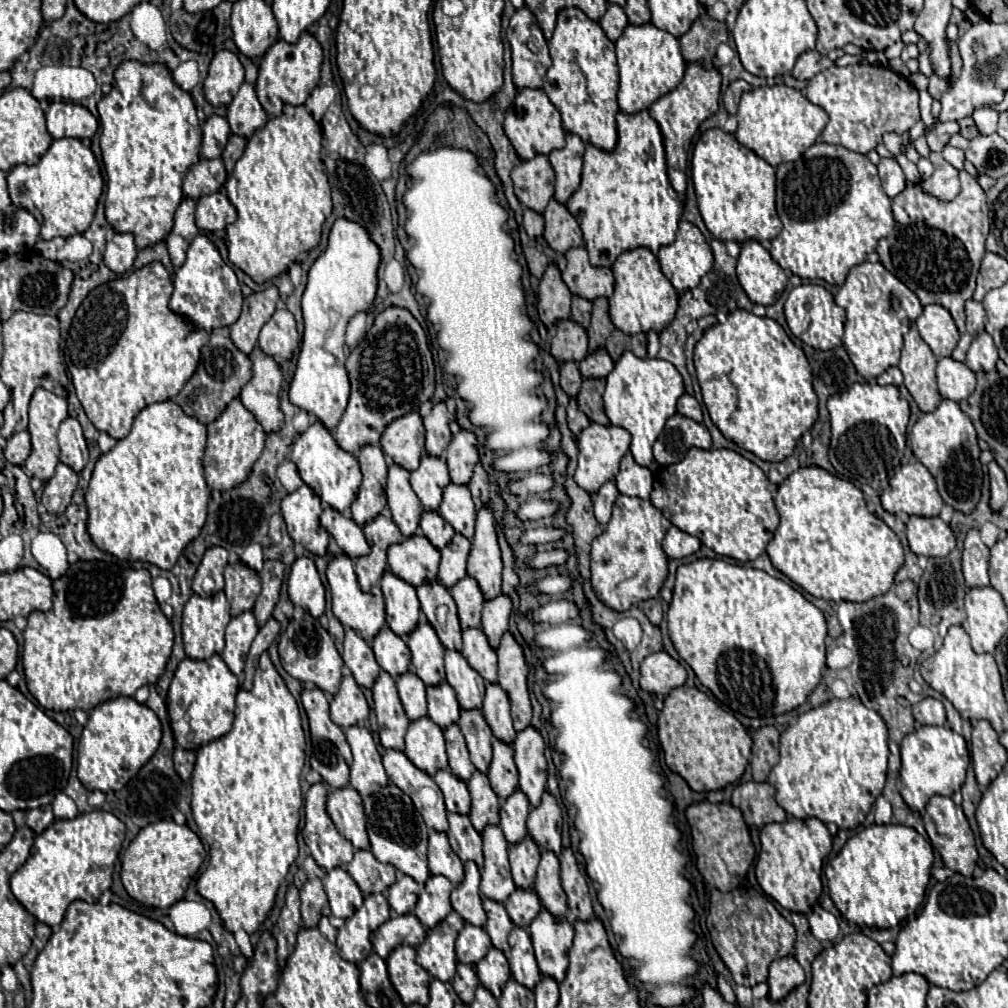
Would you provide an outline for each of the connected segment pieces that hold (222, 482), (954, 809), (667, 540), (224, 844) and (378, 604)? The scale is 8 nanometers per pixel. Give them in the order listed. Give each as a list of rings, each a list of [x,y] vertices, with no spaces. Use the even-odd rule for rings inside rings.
[[[240,400],[230,402],[230,406],[224,410],[224,414],[208,424],[208,444],[206,444],[206,456],[204,456],[204,478],[210,490],[226,492],[234,486],[242,484],[248,474],[252,472],[254,462],[260,458],[264,450],[266,432],[262,426],[254,420],[254,416],[242,406]]]
[[[934,796],[930,798],[930,802],[926,804],[926,814],[924,814],[924,828],[928,828],[928,838],[932,842],[932,846],[940,852],[944,866],[970,878],[978,860],[978,852],[976,852],[976,844],[974,844],[974,834],[970,830],[970,824],[962,812],[960,806],[956,806],[952,802],[952,798],[942,798],[942,796]]]
[[[672,526],[666,532],[662,546],[664,546],[664,552],[668,554],[668,558],[686,558],[686,556],[692,556],[694,552],[698,552],[700,540],[678,530],[676,526]]]
[[[262,654],[250,692],[240,690],[236,696],[234,724],[228,734],[202,746],[196,754],[192,772],[192,816],[198,824],[200,838],[210,846],[208,868],[200,874],[196,890],[210,900],[222,918],[222,926],[236,934],[240,928],[248,934],[260,930],[270,916],[280,884],[298,856],[298,822],[302,808],[300,774],[304,766],[304,732],[294,696],[276,672],[268,654]]]
[[[346,554],[334,556],[328,564],[326,570],[328,576],[328,584],[330,584],[330,594],[332,594],[332,612],[334,616],[344,624],[354,628],[368,644],[372,642],[374,634],[384,626],[384,618],[386,618],[386,608],[384,608],[384,596],[380,586],[372,586],[370,592],[364,592],[358,584],[356,572],[354,572],[354,564],[352,558]]]

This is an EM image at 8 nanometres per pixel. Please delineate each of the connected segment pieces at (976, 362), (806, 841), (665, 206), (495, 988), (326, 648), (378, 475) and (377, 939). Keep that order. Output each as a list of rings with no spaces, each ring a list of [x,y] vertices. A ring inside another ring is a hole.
[[[982,332],[978,334],[978,338],[974,338],[968,354],[966,354],[966,366],[972,372],[990,372],[994,370],[998,362],[998,350],[990,338],[990,334]]]
[[[818,818],[770,824],[760,830],[760,842],[762,850],[756,864],[756,880],[764,894],[774,898],[782,908],[790,912],[808,914],[820,902],[822,866],[824,858],[832,850],[832,836],[826,824]]]
[[[648,110],[634,116],[618,112],[616,122],[618,144],[612,152],[586,144],[582,184],[566,204],[580,224],[590,264],[606,268],[628,250],[648,248],[658,254],[662,246],[670,246],[682,214],[682,200],[666,174],[662,134]]]
[[[492,946],[486,952],[486,956],[476,962],[476,974],[480,978],[480,984],[484,984],[498,998],[502,990],[502,982],[510,978],[510,968],[508,968],[508,960],[504,952]]]
[[[304,612],[300,620],[296,618],[290,620],[288,628],[280,636],[278,652],[280,652],[282,666],[290,676],[302,682],[314,682],[324,692],[330,692],[330,694],[338,692],[338,686],[342,680],[342,664],[344,664],[342,656],[336,650],[334,636],[310,612]]]
[[[376,444],[362,446],[356,452],[356,458],[364,480],[350,508],[354,522],[362,526],[386,508],[386,460],[382,448]]]
[[[402,914],[390,918],[372,934],[372,946],[376,948],[378,956],[386,958],[388,952],[392,952],[402,942],[408,942],[416,948],[424,936],[426,936],[424,924],[414,914]]]

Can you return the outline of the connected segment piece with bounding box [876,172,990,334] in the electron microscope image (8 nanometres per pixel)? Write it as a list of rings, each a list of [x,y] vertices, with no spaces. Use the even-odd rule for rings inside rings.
[[[962,172],[960,182],[962,192],[954,202],[934,202],[934,198],[922,194],[916,186],[906,188],[892,200],[896,228],[878,242],[876,252],[886,270],[902,280],[920,298],[922,306],[944,306],[952,314],[958,332],[964,334],[964,304],[976,288],[990,222],[986,194],[980,184],[966,172]]]

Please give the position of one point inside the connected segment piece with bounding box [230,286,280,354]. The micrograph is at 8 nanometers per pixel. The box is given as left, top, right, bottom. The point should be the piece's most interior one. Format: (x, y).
(258, 309)

